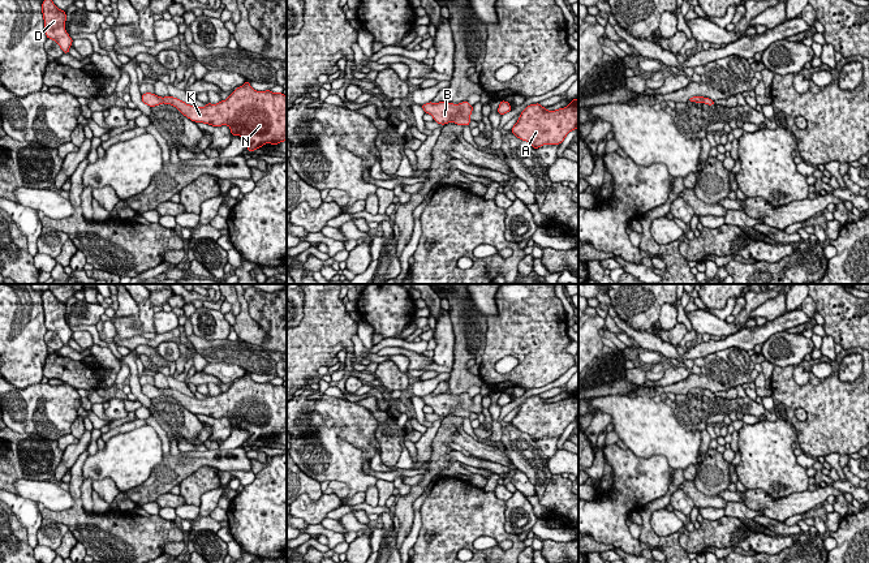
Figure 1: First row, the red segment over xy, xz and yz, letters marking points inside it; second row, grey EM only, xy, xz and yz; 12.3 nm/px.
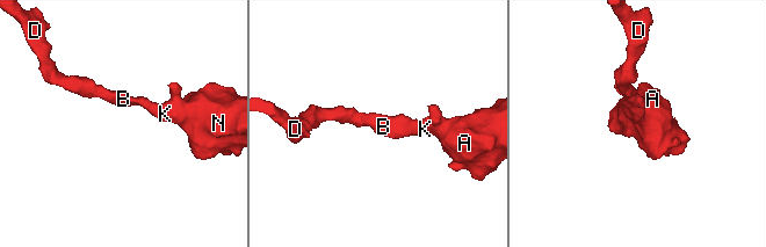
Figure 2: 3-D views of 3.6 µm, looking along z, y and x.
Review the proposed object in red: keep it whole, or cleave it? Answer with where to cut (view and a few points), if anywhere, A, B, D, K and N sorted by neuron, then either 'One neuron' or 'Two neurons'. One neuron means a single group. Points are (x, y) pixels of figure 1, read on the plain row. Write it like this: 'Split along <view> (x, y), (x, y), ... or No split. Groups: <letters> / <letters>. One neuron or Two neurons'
No split. Groups: A B D K N. One neuron

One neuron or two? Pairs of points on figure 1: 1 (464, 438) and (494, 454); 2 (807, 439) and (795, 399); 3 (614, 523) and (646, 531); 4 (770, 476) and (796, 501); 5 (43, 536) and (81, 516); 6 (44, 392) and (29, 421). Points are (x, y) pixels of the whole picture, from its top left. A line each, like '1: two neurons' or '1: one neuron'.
1: one neuron
2: one neuron
3: two neurons
4: two neurons
5: two neurons
6: one neuron

